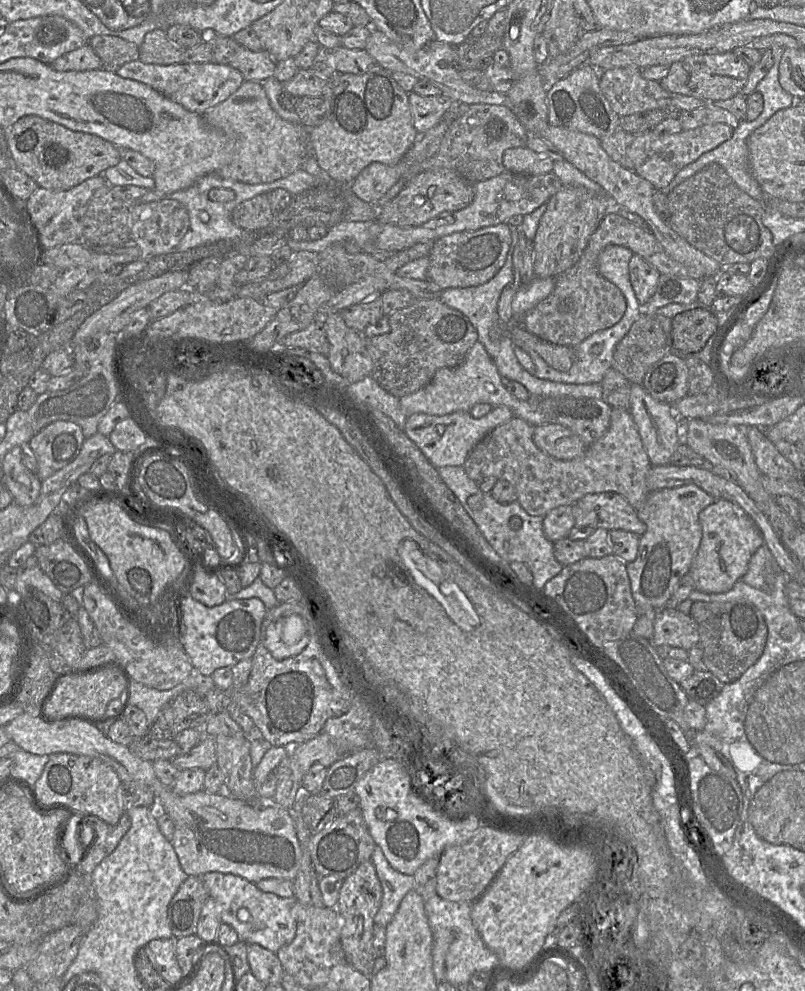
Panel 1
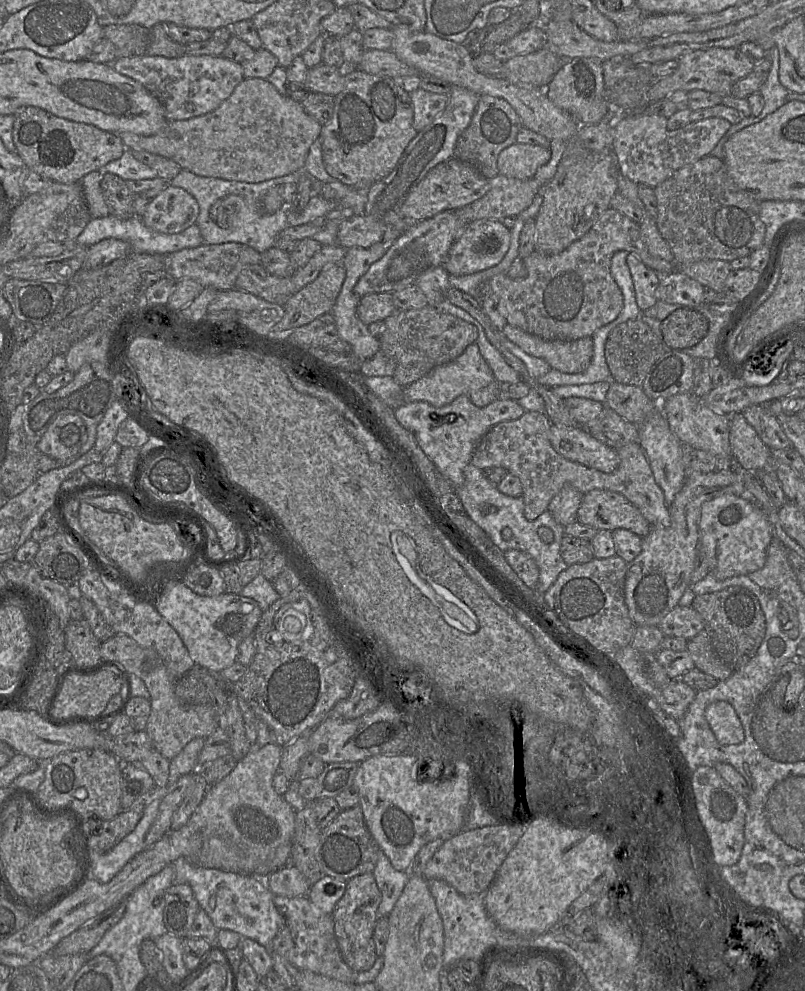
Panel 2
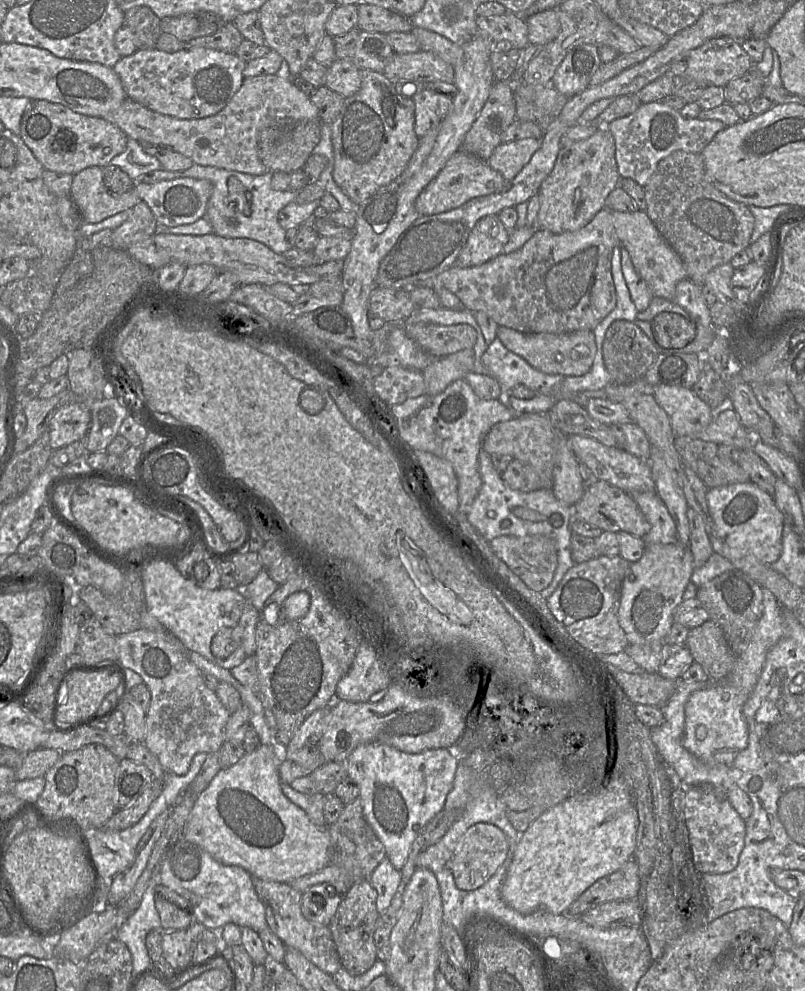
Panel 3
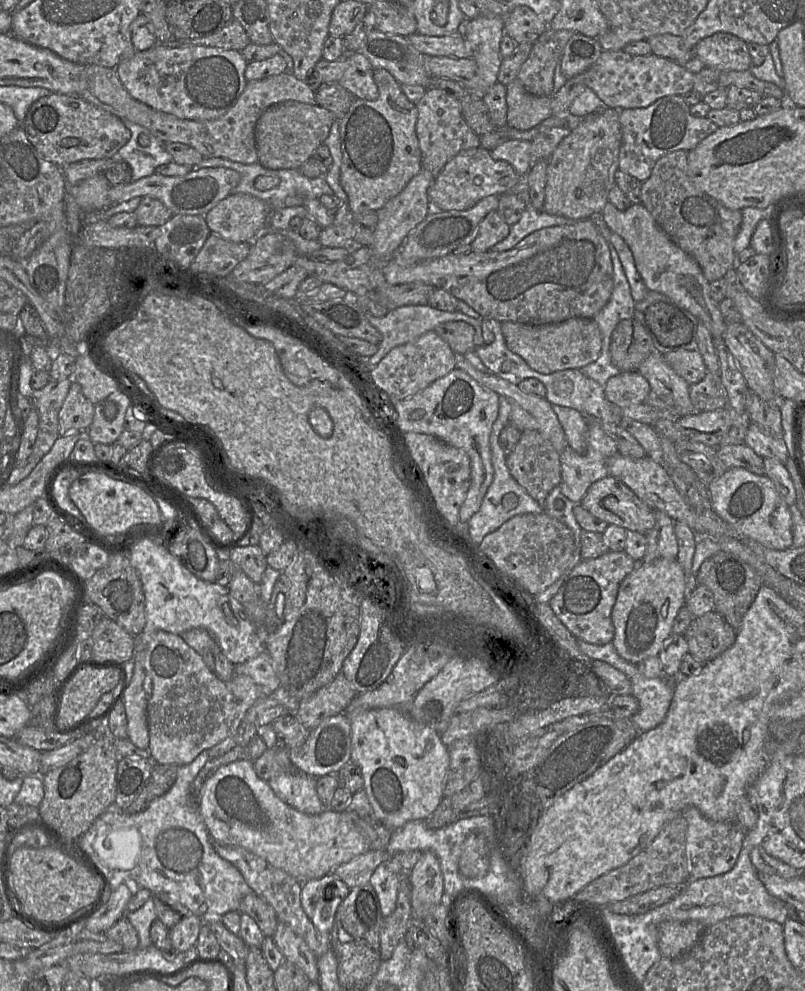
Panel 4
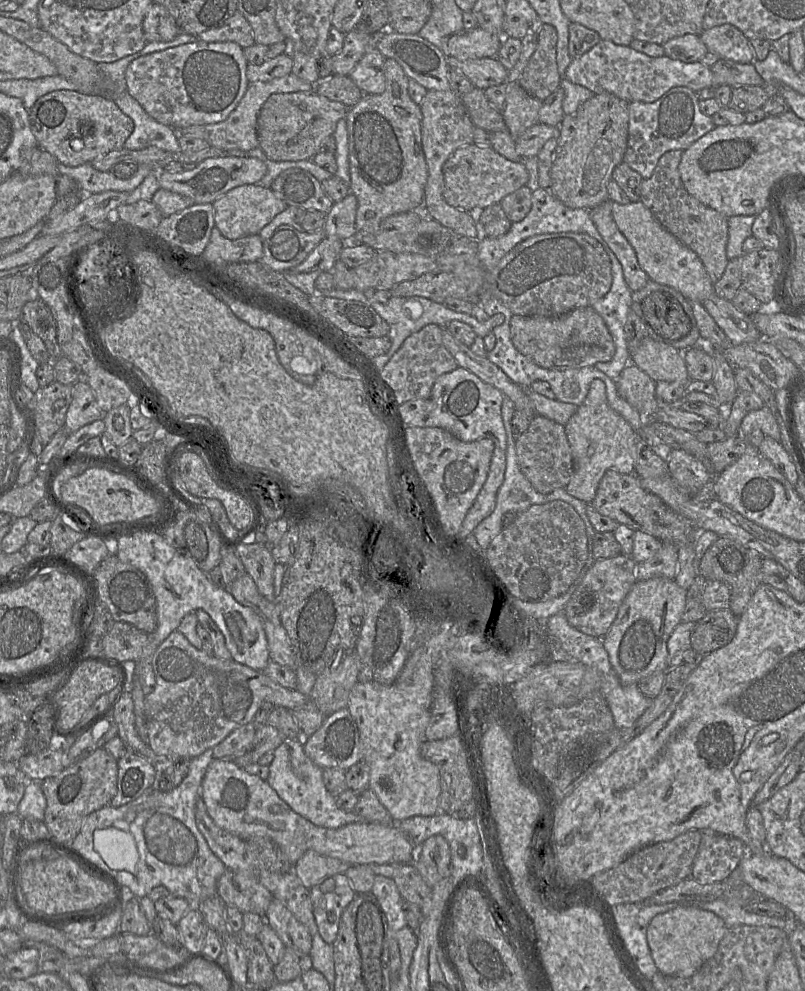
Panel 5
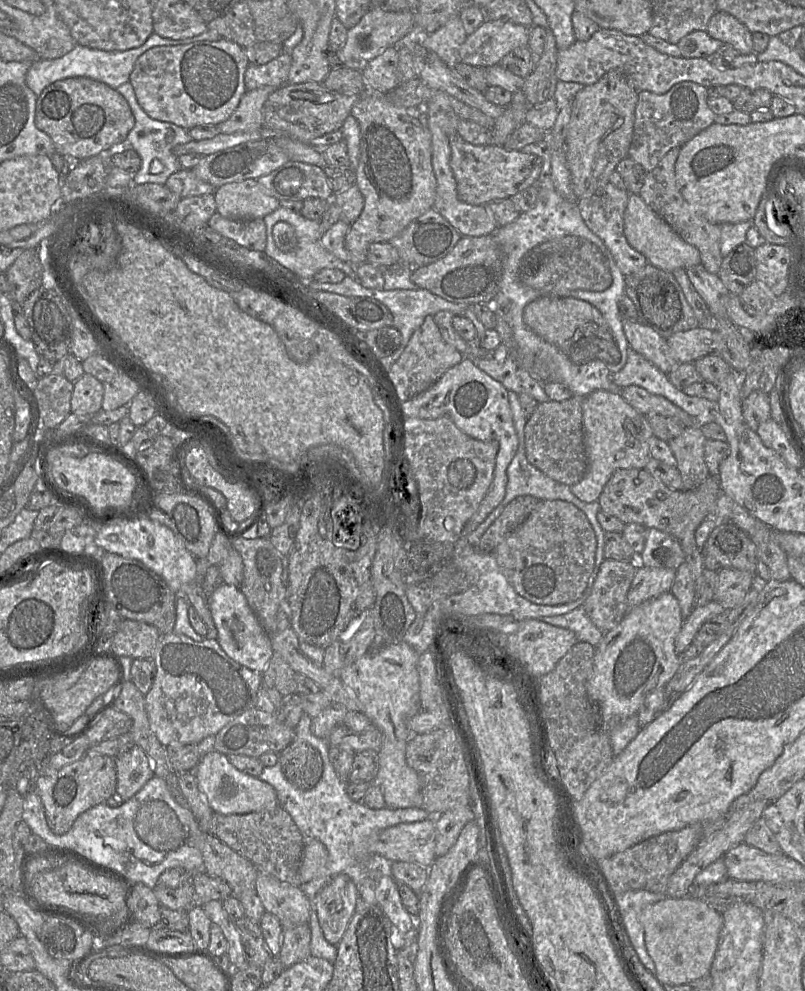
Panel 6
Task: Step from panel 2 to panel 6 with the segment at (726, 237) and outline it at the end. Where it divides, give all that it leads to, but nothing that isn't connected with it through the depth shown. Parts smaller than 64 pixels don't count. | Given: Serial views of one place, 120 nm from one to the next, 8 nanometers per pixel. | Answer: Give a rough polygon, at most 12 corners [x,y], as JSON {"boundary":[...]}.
{"boundary":[[680,148],[646,173],[638,195],[718,274],[721,227],[698,214],[675,177]]}

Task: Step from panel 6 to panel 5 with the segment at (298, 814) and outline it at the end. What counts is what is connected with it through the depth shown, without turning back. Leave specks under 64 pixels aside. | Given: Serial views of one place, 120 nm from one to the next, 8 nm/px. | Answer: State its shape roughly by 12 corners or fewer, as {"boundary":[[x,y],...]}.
{"boundary":[[303,737],[273,753],[267,782],[293,811],[336,829],[363,821],[337,806]]}

